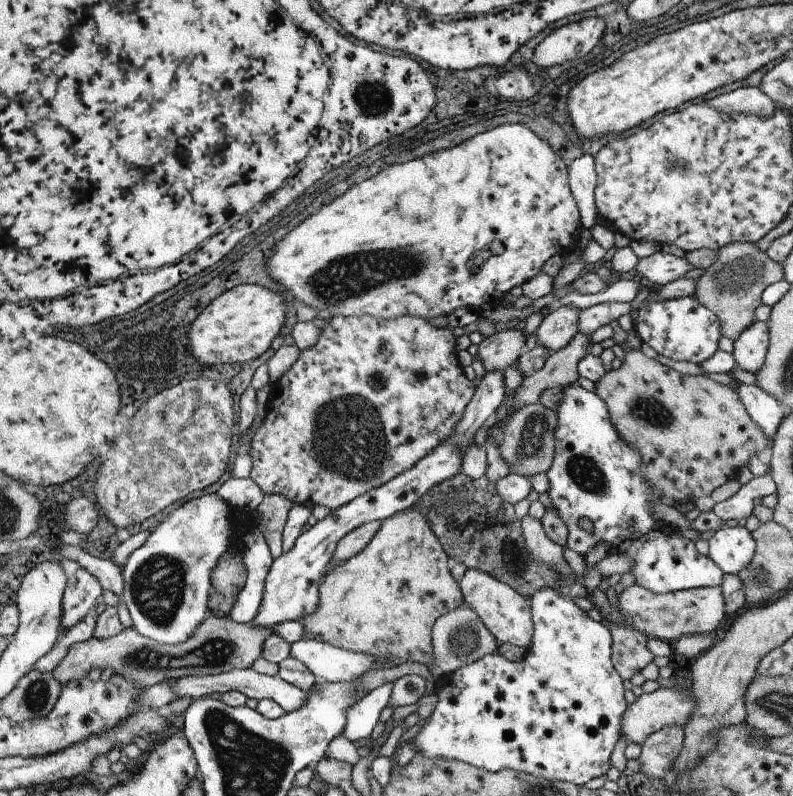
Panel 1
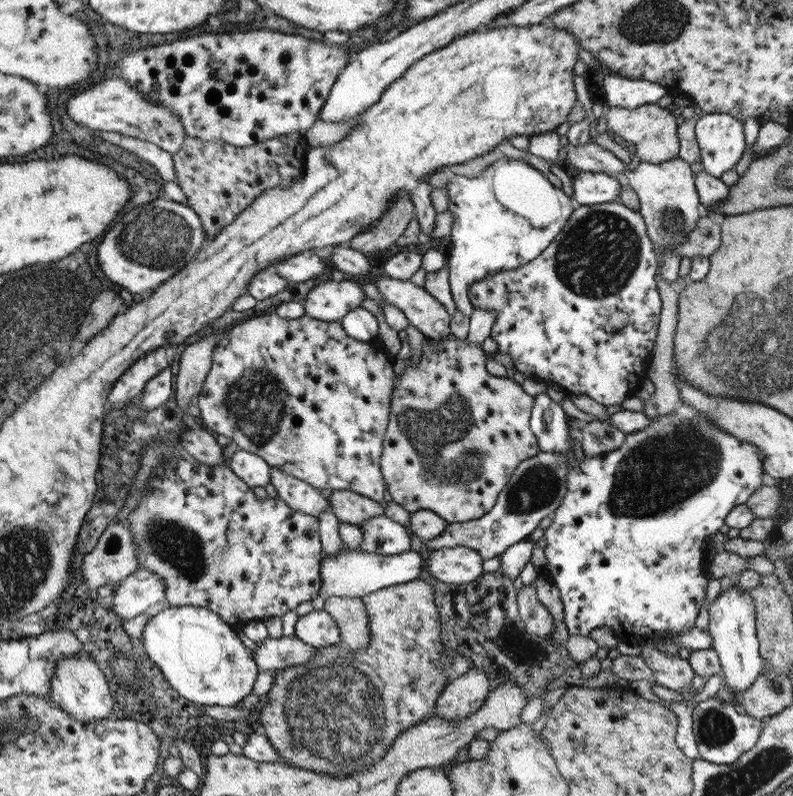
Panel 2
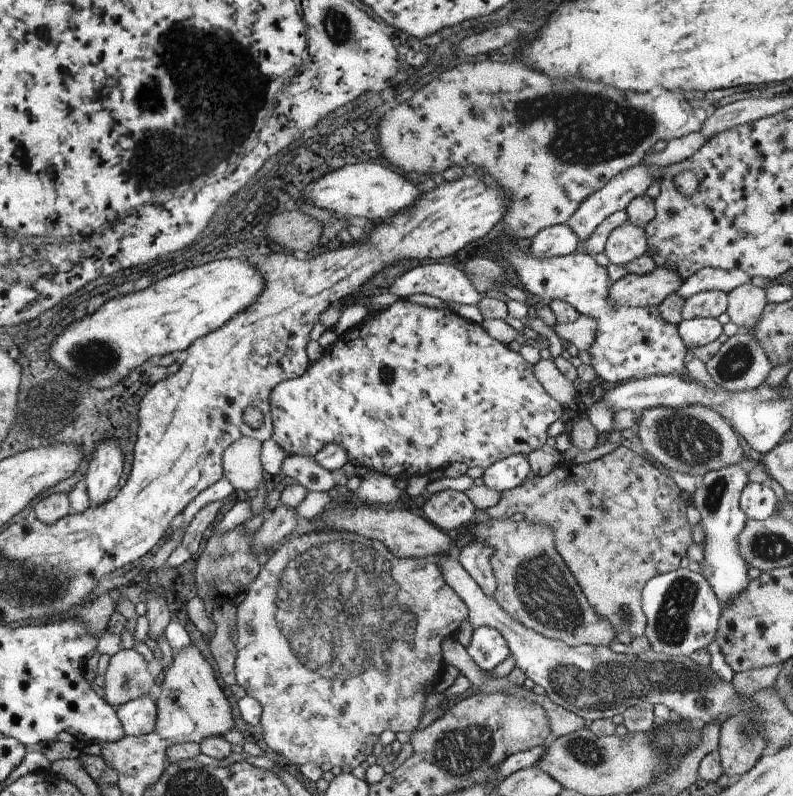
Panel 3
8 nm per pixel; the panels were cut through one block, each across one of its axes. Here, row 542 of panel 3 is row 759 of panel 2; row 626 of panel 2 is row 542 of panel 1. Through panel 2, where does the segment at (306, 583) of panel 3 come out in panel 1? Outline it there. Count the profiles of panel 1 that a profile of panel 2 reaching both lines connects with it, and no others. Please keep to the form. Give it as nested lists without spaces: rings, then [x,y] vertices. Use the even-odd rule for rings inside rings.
[[[411,508],[405,510],[405,514],[395,514],[381,522],[377,534],[359,554],[325,570],[325,576],[321,576],[317,584],[317,610],[297,620],[303,626],[303,640],[317,640],[347,652],[367,654],[375,660],[369,670],[393,668],[403,662],[421,662],[431,666],[435,662],[431,634],[433,624],[437,618],[457,610],[465,602],[457,582],[449,574],[449,568],[449,556],[445,554],[439,538],[433,534],[427,518],[419,512],[411,512]]]

